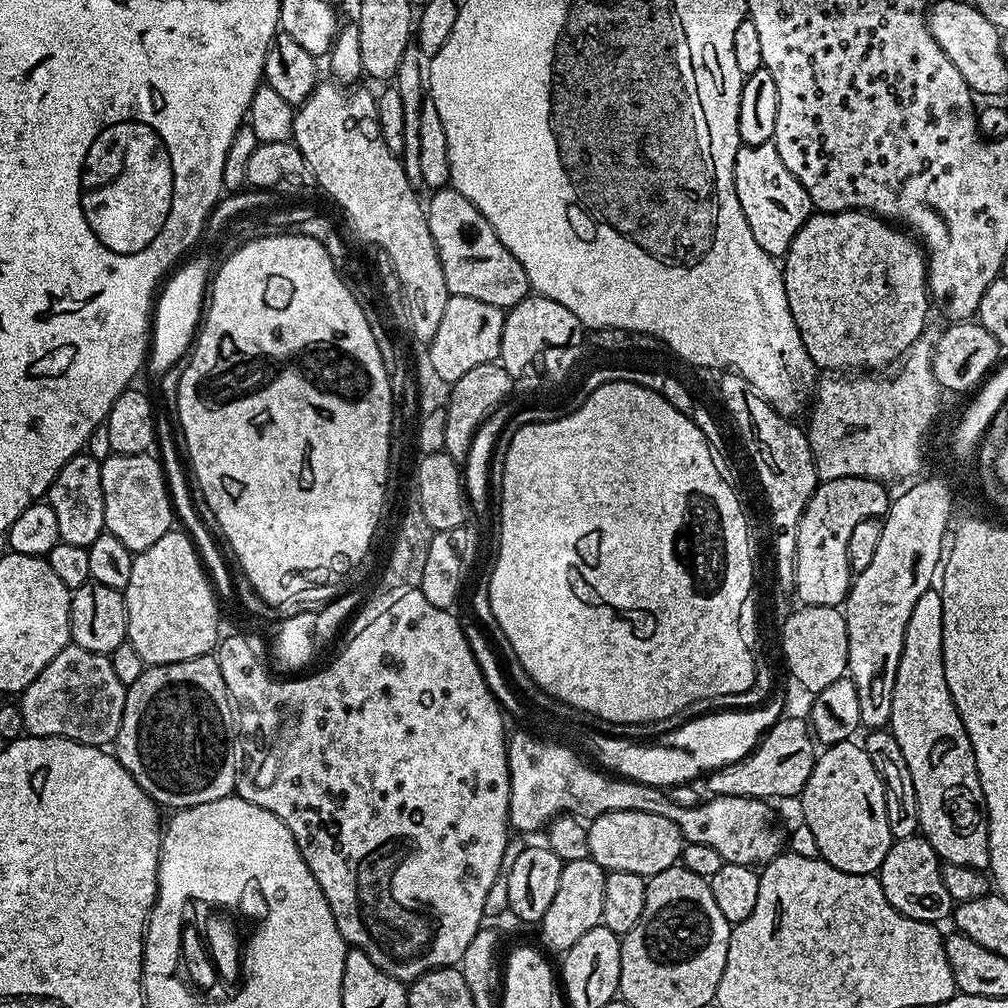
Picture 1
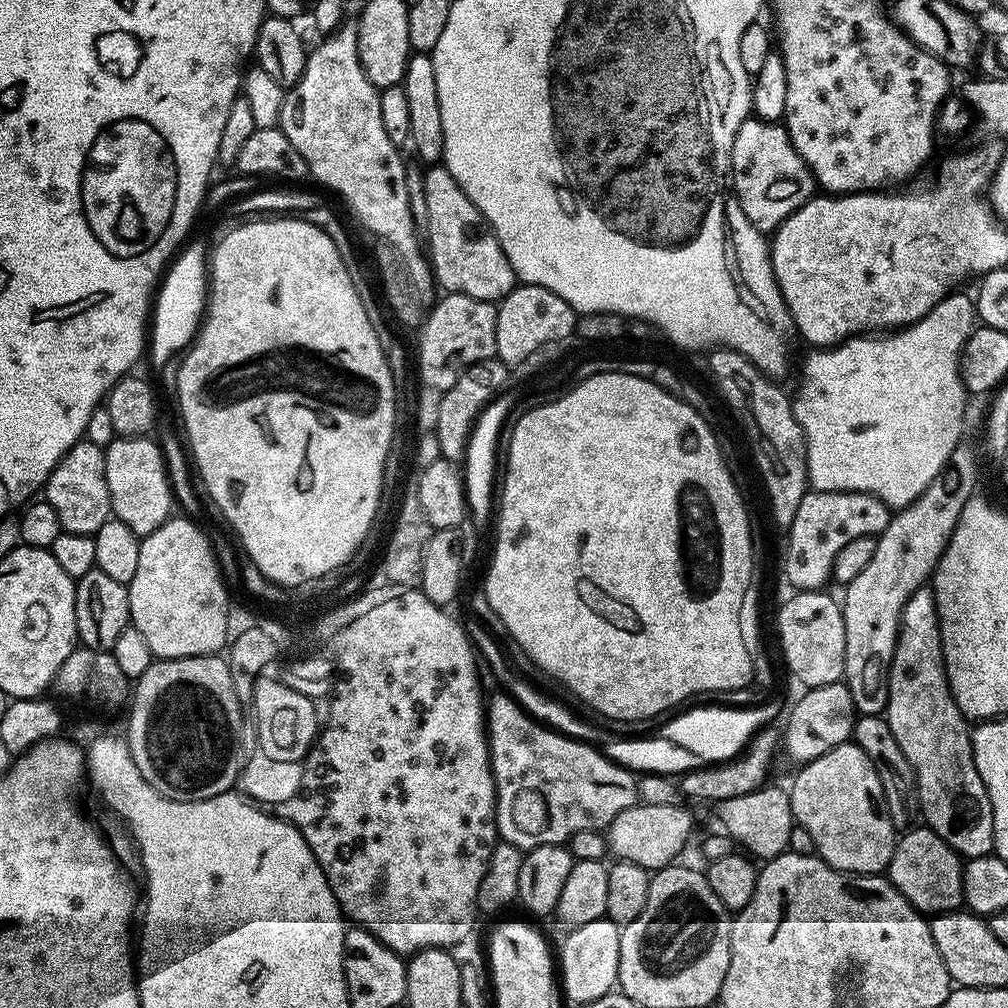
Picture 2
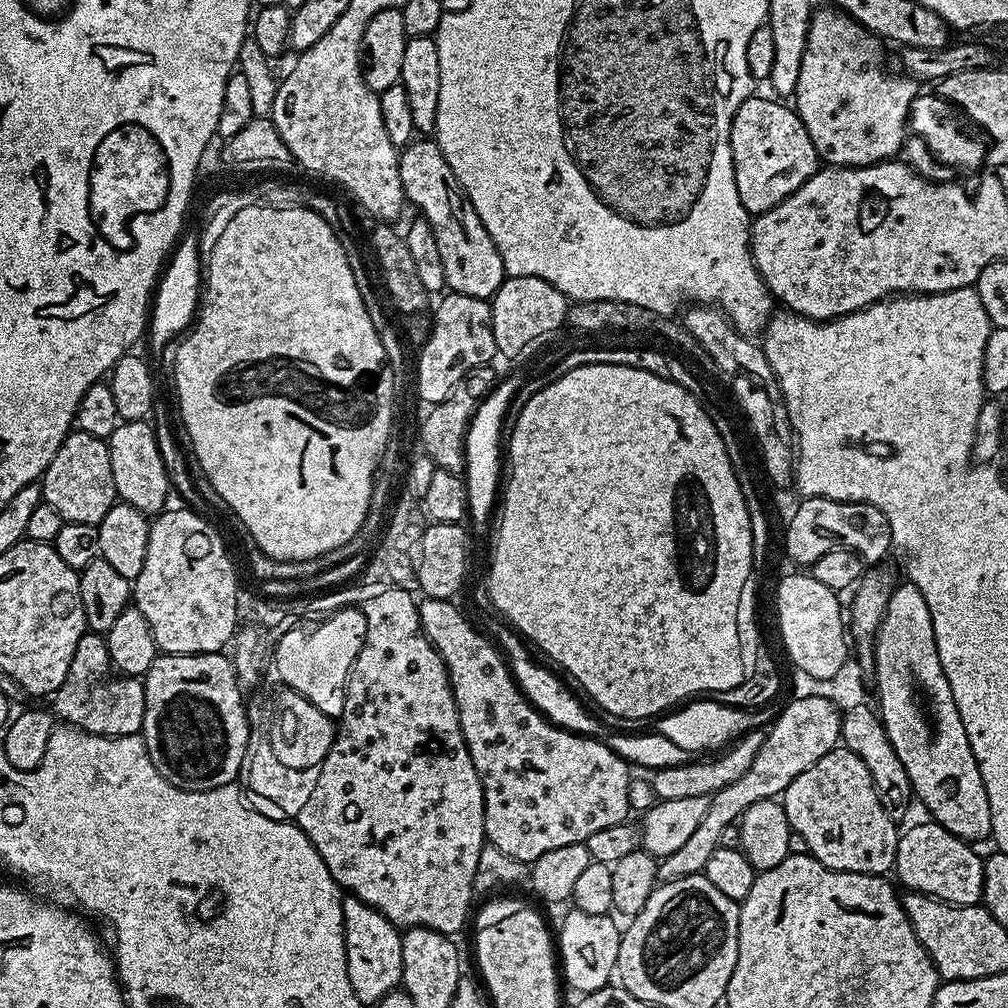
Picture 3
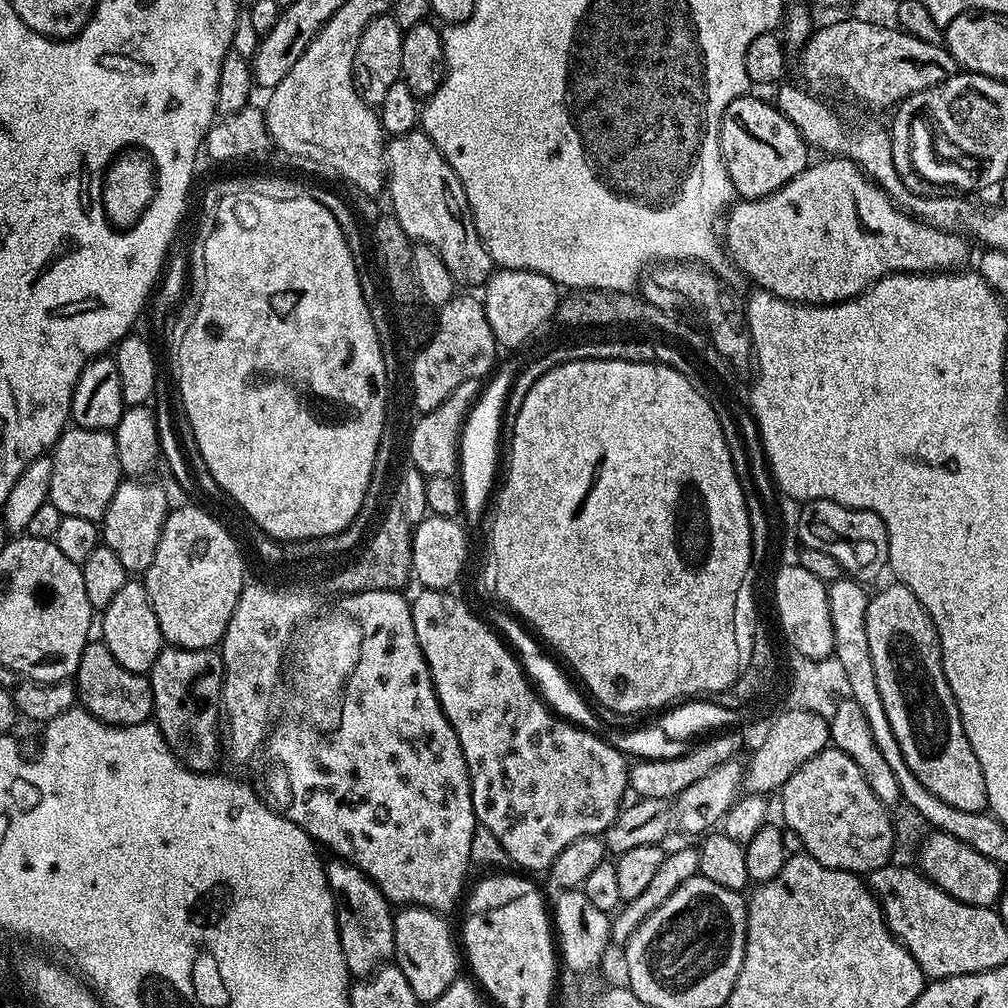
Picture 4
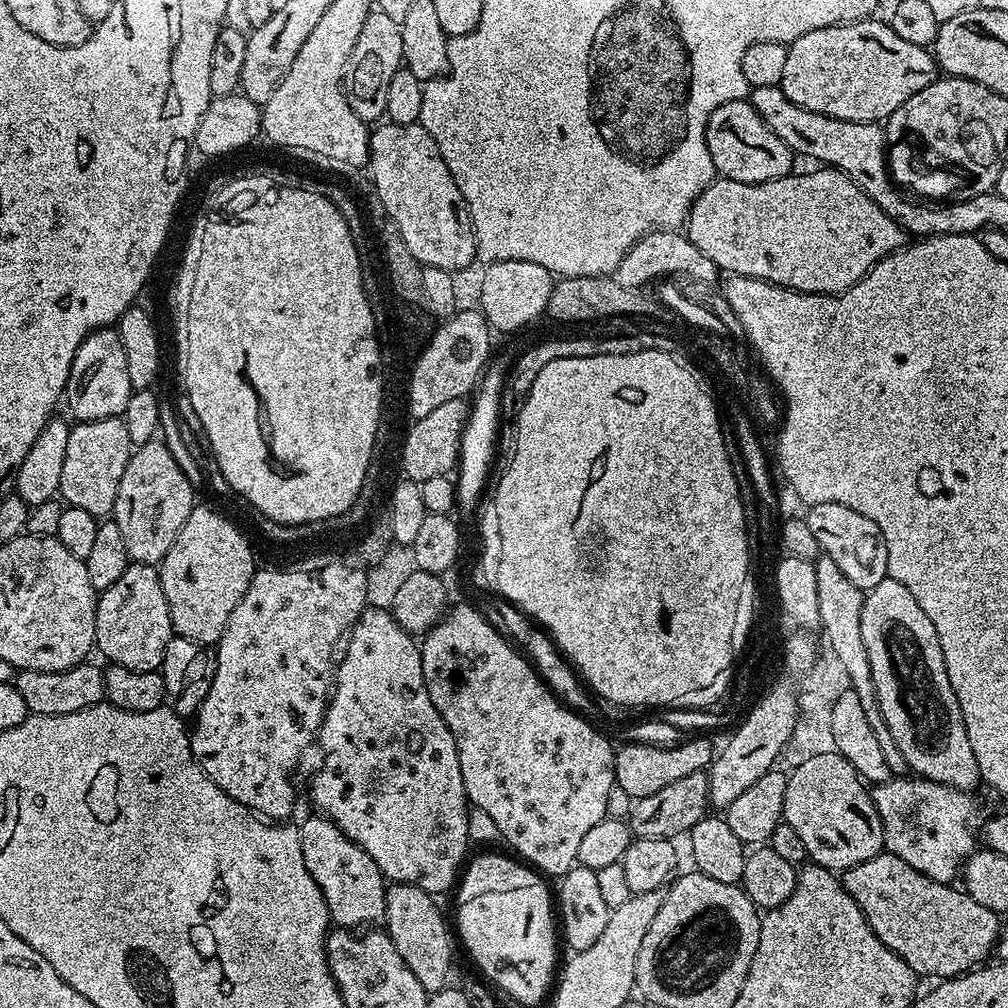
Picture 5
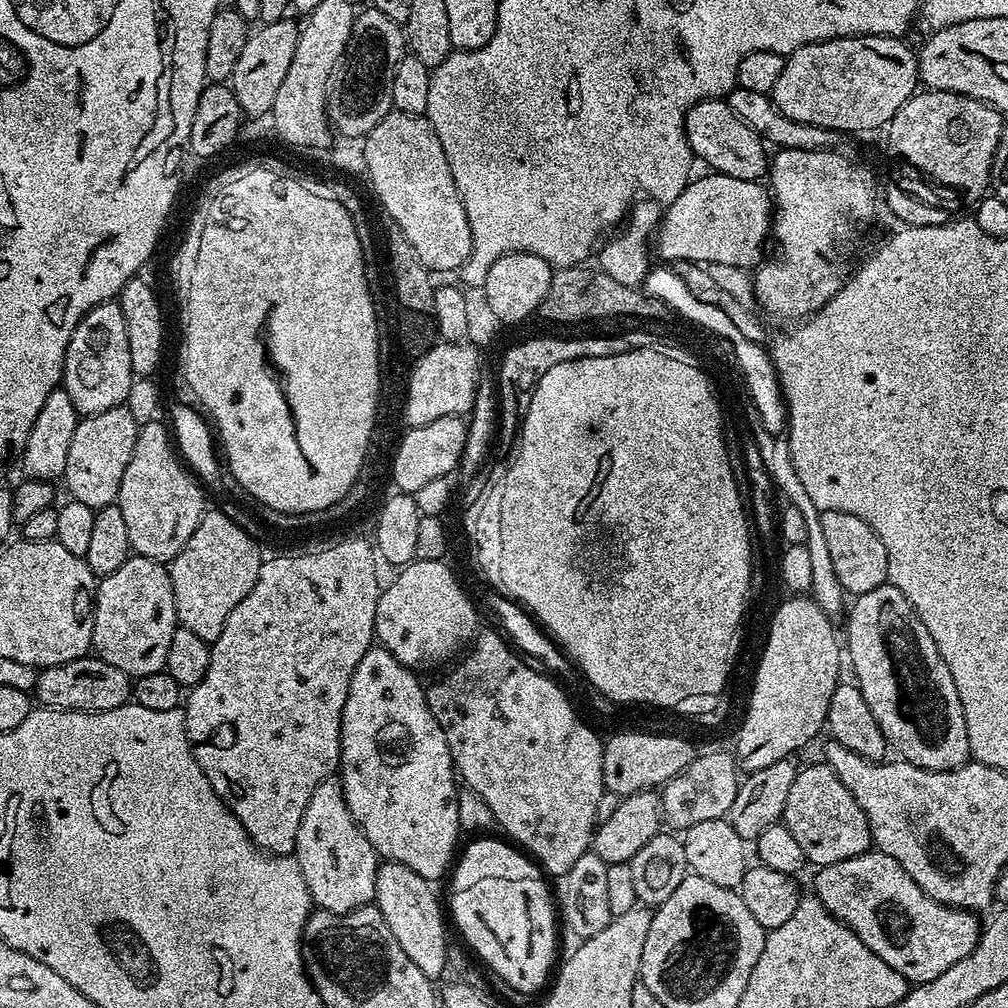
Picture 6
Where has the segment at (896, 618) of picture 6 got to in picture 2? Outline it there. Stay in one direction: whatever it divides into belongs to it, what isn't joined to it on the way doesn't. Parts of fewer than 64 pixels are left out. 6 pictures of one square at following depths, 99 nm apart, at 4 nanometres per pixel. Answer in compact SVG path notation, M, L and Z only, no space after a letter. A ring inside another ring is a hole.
M925 586L914 590L914 594L910 594L910 598L902 610L902 614L900 615L900 629L896 635L896 649L894 650L894 658L890 666L888 689L890 690L890 698L888 699L886 719L890 730L894 730L894 738L898 738L898 746L902 746L902 754L906 754L906 762L912 768L912 775L916 778L916 792L920 795L920 810L927 827L934 829L938 834L938 838L942 838L942 842L949 844L962 858L989 855L993 851L994 814L990 806L990 798L986 794L986 786L982 782L982 778L978 774L978 766L974 762L970 725L964 719L964 715L960 713L960 707L956 704L956 699L952 697L951 690L948 689L948 676L944 673L944 647L940 641L940 619L938 618L938 610L936 609L936 596L932 593L931 587Z

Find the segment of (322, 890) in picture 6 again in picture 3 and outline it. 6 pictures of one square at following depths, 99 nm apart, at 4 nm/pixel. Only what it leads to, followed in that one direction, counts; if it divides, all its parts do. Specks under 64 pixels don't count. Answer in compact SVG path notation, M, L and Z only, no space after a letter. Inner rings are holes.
M351 894L344 896L342 902L344 915L344 949L346 950L346 974L350 974L350 986L354 986L354 994L361 1005L374 1006L382 997L397 991L402 984L402 935L401 929L391 924L378 910L374 910L366 902Z

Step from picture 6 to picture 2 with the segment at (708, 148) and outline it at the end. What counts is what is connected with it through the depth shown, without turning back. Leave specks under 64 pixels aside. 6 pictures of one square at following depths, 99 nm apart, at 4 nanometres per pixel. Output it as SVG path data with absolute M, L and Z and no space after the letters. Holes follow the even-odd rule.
M749 118L734 134L730 187L742 206L742 214L759 232L772 234L794 210L812 199L818 185L798 150L794 150L783 123Z

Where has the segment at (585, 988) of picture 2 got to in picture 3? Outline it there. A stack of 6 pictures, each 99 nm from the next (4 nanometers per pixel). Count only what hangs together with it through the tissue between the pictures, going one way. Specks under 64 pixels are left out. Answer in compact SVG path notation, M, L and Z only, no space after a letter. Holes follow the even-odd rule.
M569 912L560 928L560 940L558 936L558 960L562 965L563 983L577 988L580 994L597 992L611 981L608 979L613 979L622 935L621 925L616 925L611 915Z

